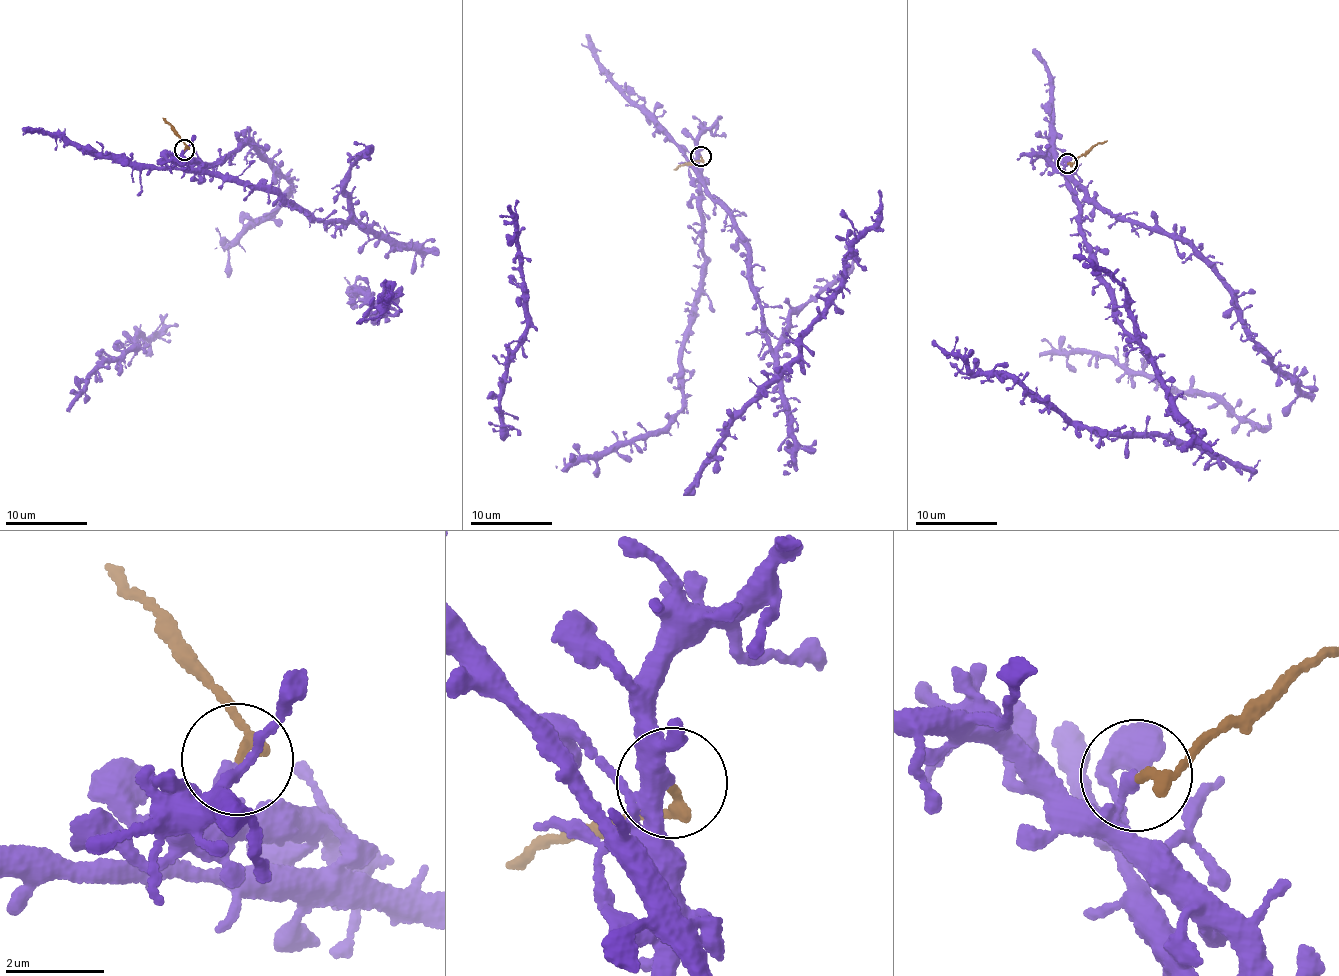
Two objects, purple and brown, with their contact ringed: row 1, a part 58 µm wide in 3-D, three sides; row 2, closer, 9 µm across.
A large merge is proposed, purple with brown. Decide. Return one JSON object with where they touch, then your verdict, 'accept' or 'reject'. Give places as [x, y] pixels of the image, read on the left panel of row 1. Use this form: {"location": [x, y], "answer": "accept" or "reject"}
{"location": [184, 149], "answer": "reject"}

